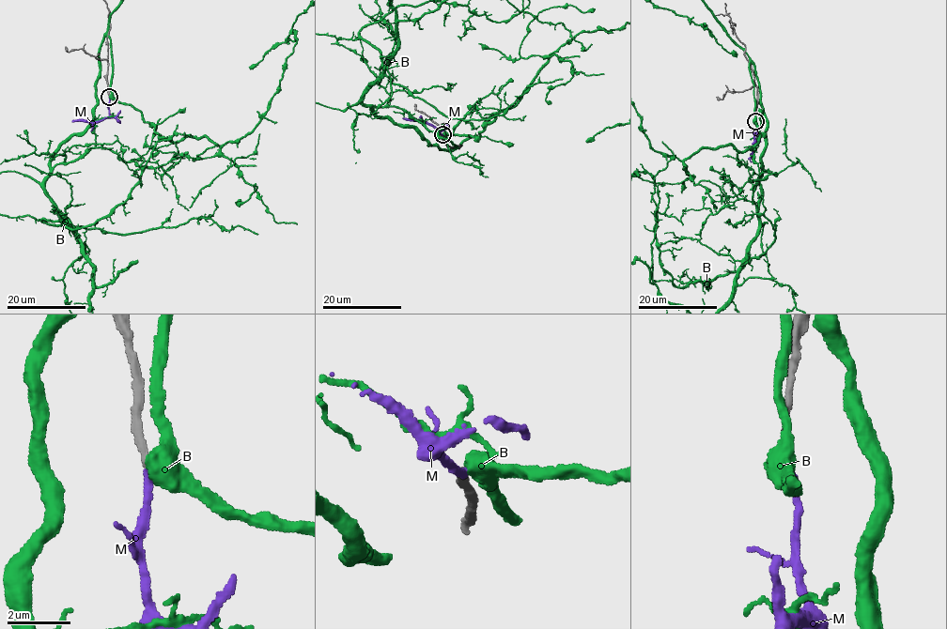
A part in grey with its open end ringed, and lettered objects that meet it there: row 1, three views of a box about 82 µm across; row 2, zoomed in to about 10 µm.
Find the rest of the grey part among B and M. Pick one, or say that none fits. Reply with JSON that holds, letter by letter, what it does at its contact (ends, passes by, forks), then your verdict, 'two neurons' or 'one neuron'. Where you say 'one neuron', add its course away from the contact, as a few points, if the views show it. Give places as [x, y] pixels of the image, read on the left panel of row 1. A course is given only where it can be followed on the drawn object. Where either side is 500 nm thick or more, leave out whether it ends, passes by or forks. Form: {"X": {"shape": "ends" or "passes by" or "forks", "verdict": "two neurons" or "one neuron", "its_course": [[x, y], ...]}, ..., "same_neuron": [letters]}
{"B": {"verdict": "two neurons"}, "M": {"shape": "ends", "verdict": "one neuron", "its_course": [[109, 98], [108, 115], [94, 122], [72, 121]]}, "same_neuron": ["M"]}

